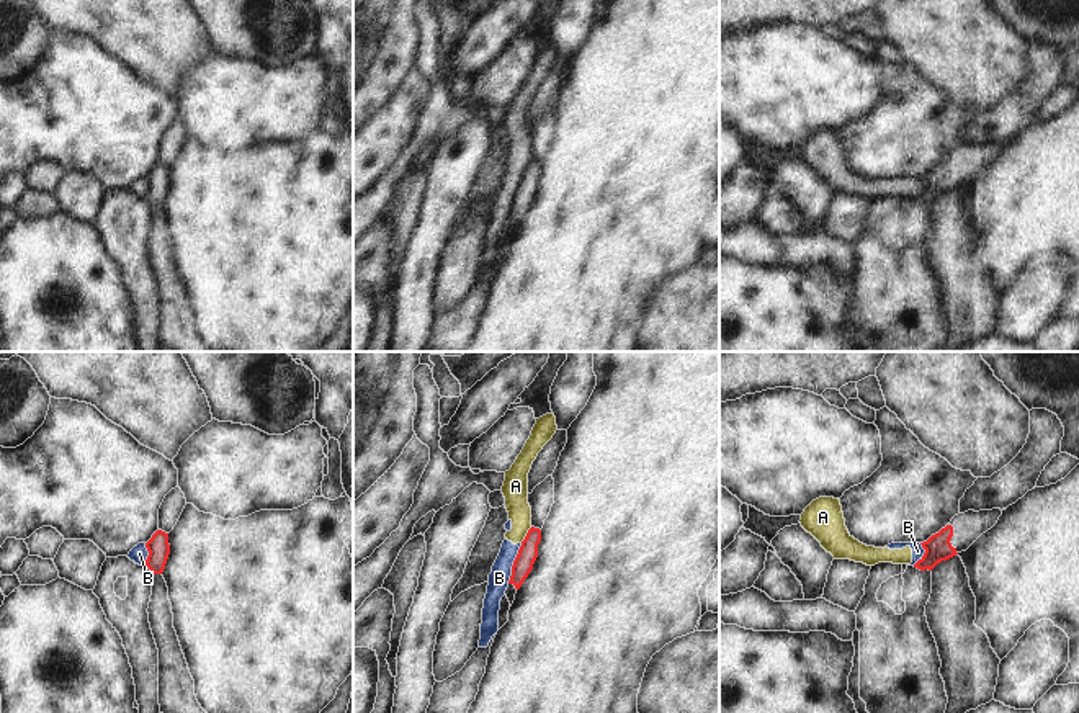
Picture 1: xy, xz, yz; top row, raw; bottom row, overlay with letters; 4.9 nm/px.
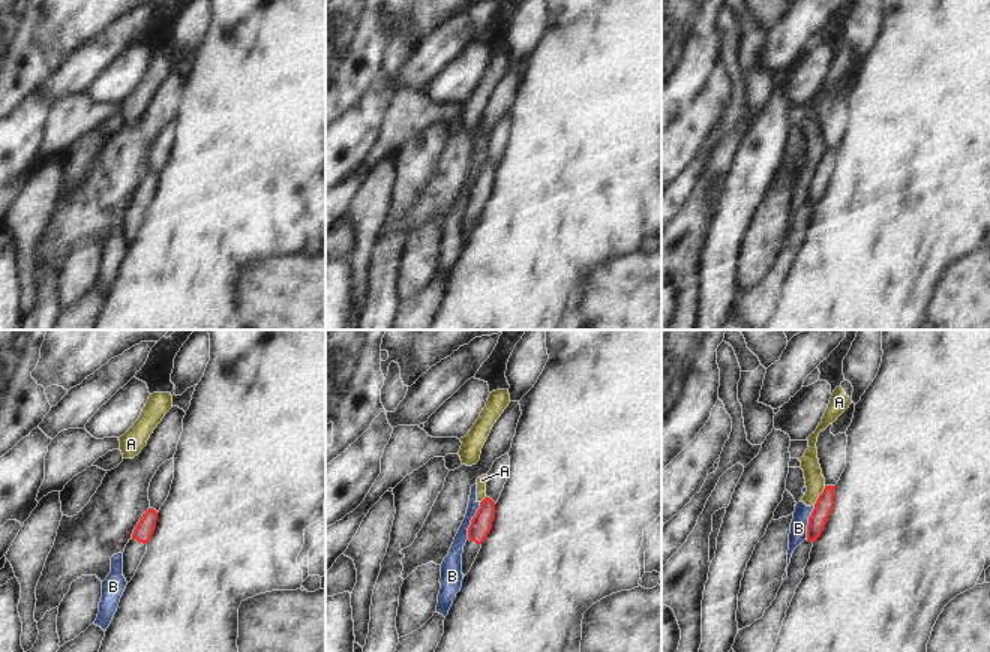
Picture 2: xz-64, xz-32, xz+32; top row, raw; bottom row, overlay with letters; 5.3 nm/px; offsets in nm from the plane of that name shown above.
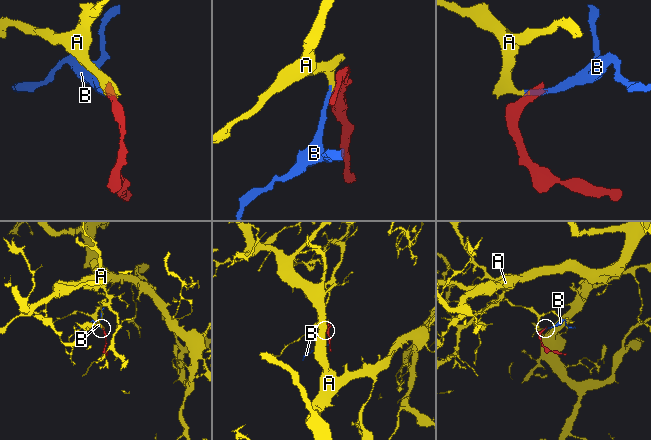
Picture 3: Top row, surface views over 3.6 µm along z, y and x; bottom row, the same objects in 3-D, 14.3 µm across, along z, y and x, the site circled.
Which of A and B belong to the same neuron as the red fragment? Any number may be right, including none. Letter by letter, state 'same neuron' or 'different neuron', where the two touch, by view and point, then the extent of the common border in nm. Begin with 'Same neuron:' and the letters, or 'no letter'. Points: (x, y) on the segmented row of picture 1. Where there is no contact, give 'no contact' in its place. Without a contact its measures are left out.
Same neuron: no letter
A: different neuron | xz (527, 535) | 100 nm
B: different neuron | xz (514, 563) | 220 nm

